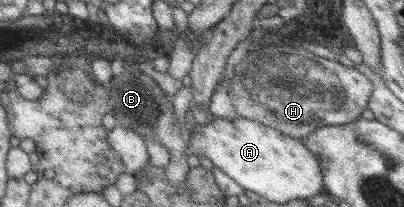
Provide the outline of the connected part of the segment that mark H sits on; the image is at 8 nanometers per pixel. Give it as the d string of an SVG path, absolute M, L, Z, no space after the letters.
M273 44L265 45L261 50L253 48L235 65L227 92L236 116L274 128L298 141L309 136L316 128L345 124L359 117L367 107L373 83L345 61L328 60L303 48L291 46Z

